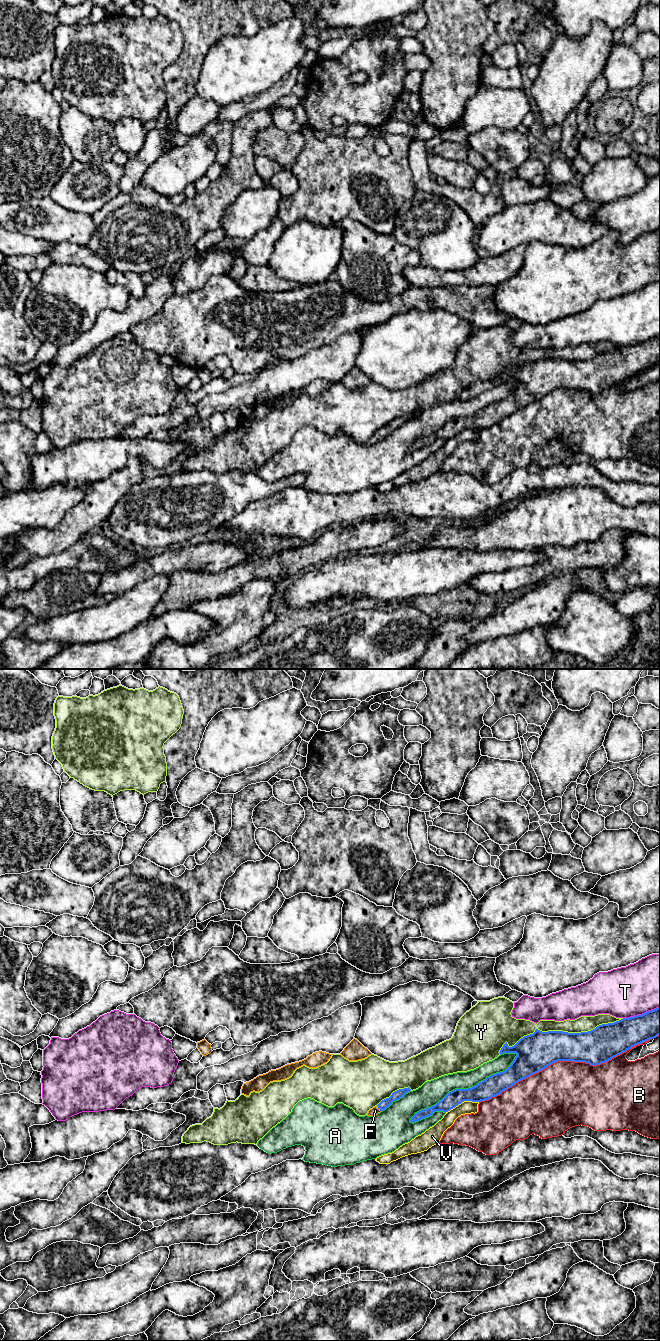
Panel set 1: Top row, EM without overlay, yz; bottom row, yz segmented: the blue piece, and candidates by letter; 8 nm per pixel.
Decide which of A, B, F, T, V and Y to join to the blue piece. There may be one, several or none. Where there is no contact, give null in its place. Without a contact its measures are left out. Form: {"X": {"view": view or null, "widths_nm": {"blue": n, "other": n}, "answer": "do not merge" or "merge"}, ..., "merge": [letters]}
{"A": {"view": "yz", "widths_nm": {"blue": 170, "other": 180}, "answer": "do not merge"}, "B": {"view": "yz", "widths_nm": {"blue": 300, "other": 500}, "answer": "do not merge"}, "F": {"view": "yz", "widths_nm": {"blue": 70, "other": 70}, "answer": "merge"}, "T": {"view": "yz", "widths_nm": {"blue": 260, "other": 400}, "answer": "do not merge"}, "V": {"view": "yz", "widths_nm": {"blue": 160, "other": 110}, "answer": "do not merge"}, "Y": {"view": "yz", "widths_nm": {"blue": 300, "other": 130}, "answer": "do not merge"}, "merge": ["F"]}

